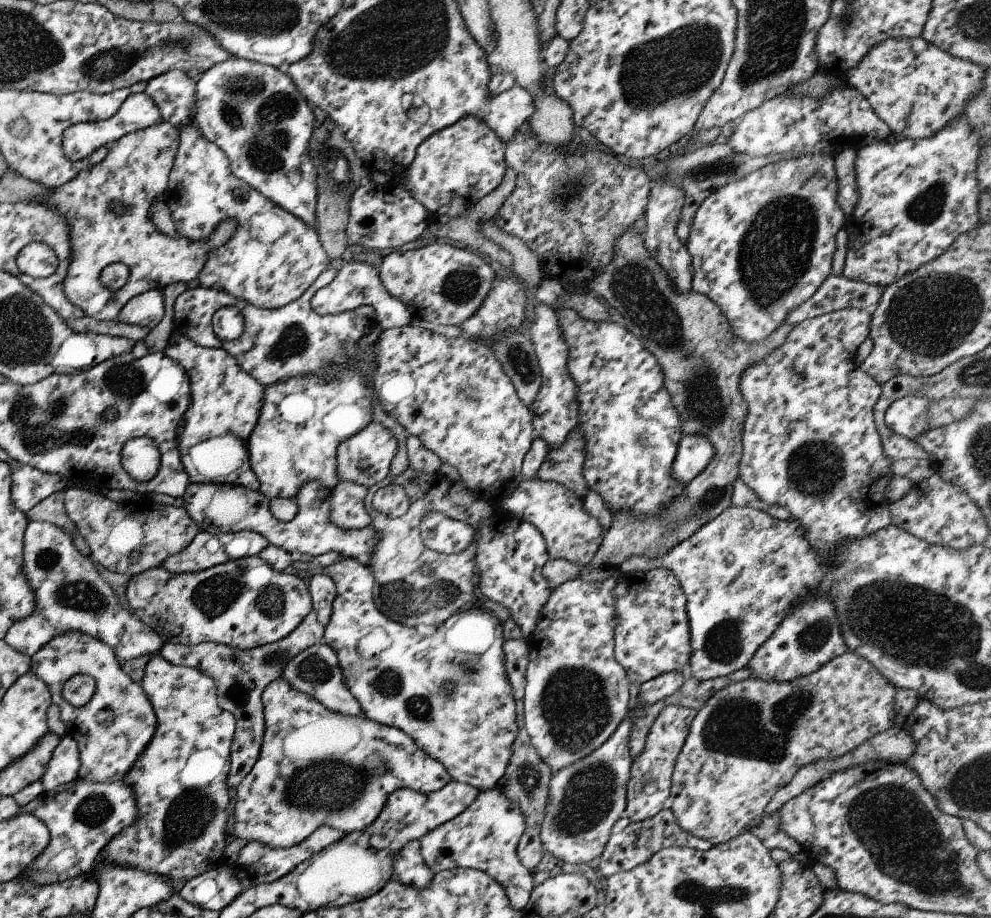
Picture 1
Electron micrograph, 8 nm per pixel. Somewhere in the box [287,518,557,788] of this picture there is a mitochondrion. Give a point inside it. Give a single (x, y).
(399, 599)

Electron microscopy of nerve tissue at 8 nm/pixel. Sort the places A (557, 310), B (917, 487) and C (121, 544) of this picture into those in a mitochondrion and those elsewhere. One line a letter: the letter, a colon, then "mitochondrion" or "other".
A: other
B: other
C: other

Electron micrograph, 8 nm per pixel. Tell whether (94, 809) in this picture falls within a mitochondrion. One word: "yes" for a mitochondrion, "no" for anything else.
yes

